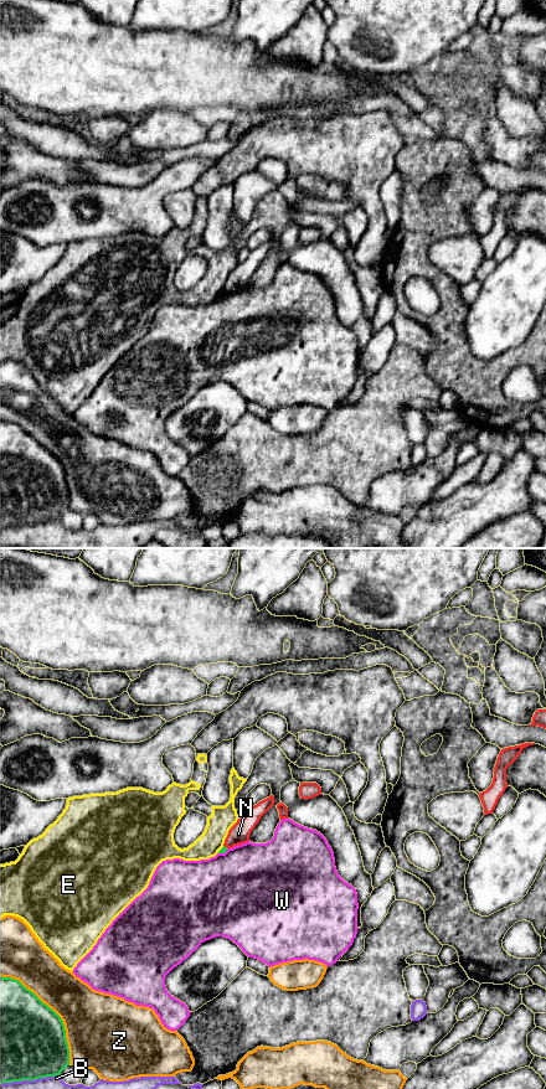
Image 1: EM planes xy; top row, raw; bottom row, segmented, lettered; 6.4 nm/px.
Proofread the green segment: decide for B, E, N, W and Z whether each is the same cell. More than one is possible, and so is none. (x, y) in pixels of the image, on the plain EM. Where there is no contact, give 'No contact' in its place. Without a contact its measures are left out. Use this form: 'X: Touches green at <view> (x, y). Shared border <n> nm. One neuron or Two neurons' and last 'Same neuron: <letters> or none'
B: Touches green at xy (29, 524). Shared border 380 nm. Two neurons
E: No contact. Two neurons
N: Touches green at xy (226, 292). Shared border 40 nm. Two neurons
W: Touches green at xy (223, 297). Shared border 80 nm. Two neurons
Z: Touches green at xy (53, 455). Shared border 750 nm. Two neurons
Same neuron: none

